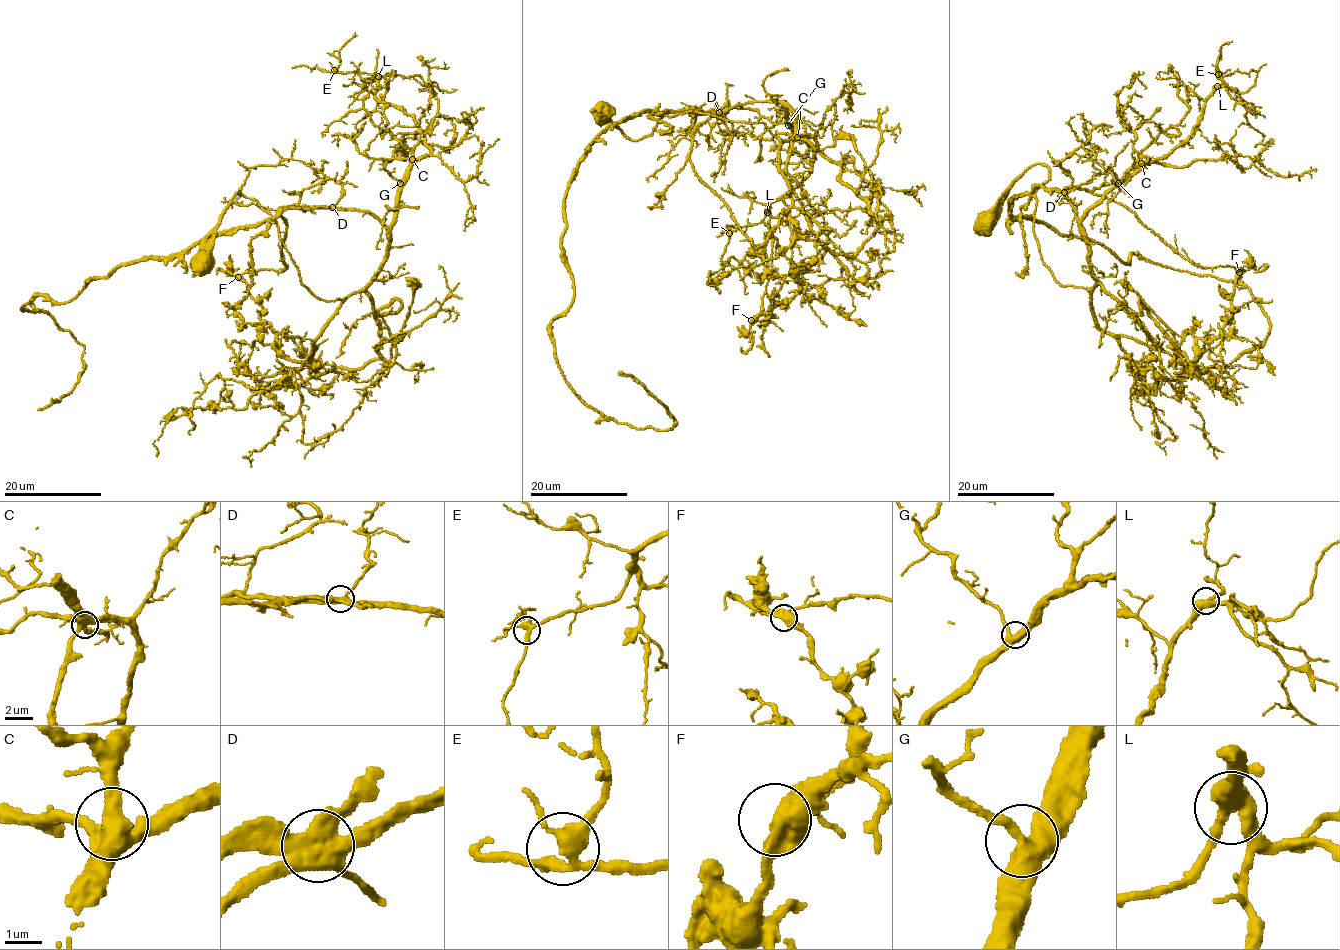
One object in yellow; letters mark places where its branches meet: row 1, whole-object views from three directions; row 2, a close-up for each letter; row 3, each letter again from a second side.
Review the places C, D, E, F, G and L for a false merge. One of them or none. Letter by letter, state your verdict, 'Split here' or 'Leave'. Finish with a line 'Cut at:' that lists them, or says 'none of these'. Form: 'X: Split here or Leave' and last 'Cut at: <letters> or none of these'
C: Leave
D: Split here
E: Leave
F: Leave
G: Leave
L: Leave
Cut at: D

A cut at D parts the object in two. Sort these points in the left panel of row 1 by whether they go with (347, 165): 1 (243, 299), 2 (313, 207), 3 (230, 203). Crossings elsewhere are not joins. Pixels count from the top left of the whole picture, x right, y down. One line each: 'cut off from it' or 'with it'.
1: cut off from it
2: cut off from it
3: with it

